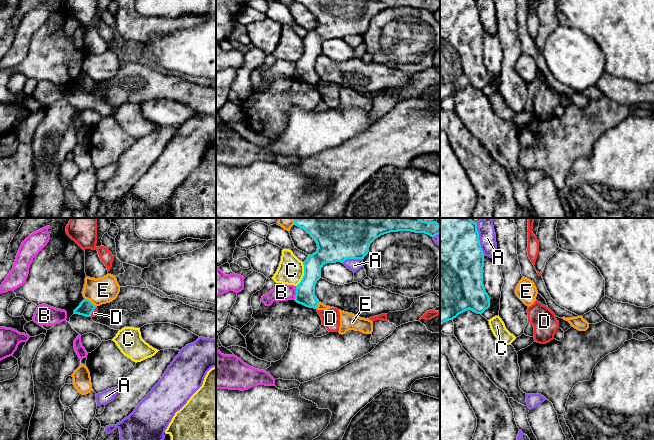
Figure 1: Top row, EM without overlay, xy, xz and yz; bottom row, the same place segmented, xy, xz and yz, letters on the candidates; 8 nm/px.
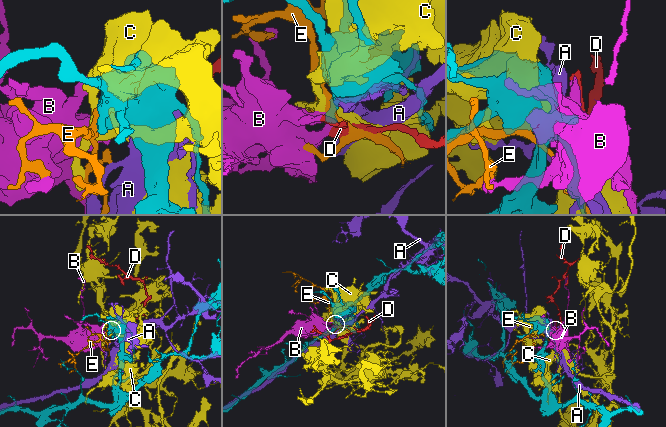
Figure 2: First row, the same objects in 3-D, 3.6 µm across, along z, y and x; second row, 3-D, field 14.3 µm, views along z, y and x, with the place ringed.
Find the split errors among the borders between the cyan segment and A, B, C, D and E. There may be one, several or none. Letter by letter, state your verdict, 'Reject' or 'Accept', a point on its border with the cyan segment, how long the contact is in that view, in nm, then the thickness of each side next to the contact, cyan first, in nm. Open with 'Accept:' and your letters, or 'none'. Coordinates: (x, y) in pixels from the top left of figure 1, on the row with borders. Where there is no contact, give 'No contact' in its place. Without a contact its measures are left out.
Accept: none
A: Reject. Touches cyan at yz (479, 240). Shared border 260 nm. Thickness 500 nm (cyan) against 140 nm
B: Reject. Touches cyan at xz (296, 293). Shared border 110 nm. Thickness 160 nm (cyan) against 140 nm
C: Reject. Touches cyan at xz (304, 274). Shared border 200 nm. Thickness 160 nm (cyan) against 200 nm
D: Reject. Touches cyan at xy (92, 311). Shared border 90 nm. Thickness 120 nm (cyan) against 50 nm
E: Reject. Touches cyan at xy (90, 301). Shared border 120 nm. Thickness 120 nm (cyan) against 220 nm

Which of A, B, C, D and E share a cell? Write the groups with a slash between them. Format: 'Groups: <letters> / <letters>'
Groups: A / B / C / D / E

